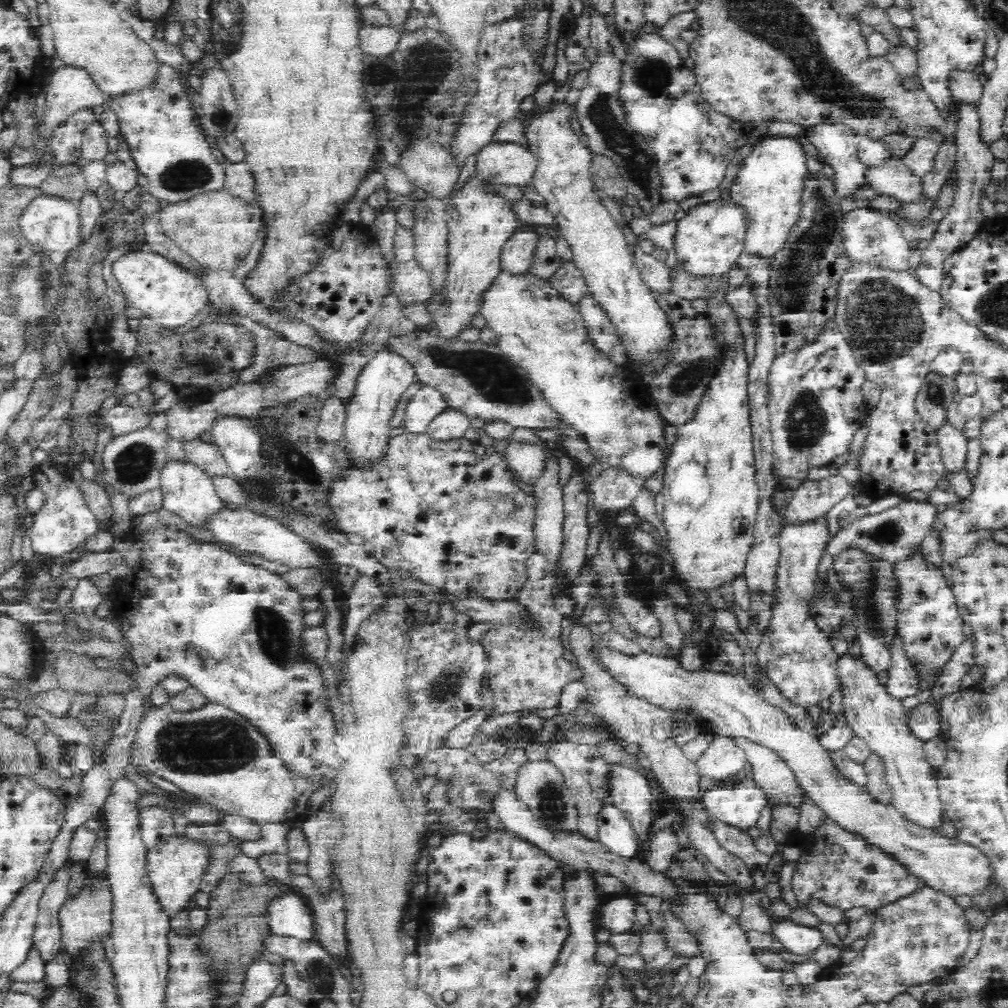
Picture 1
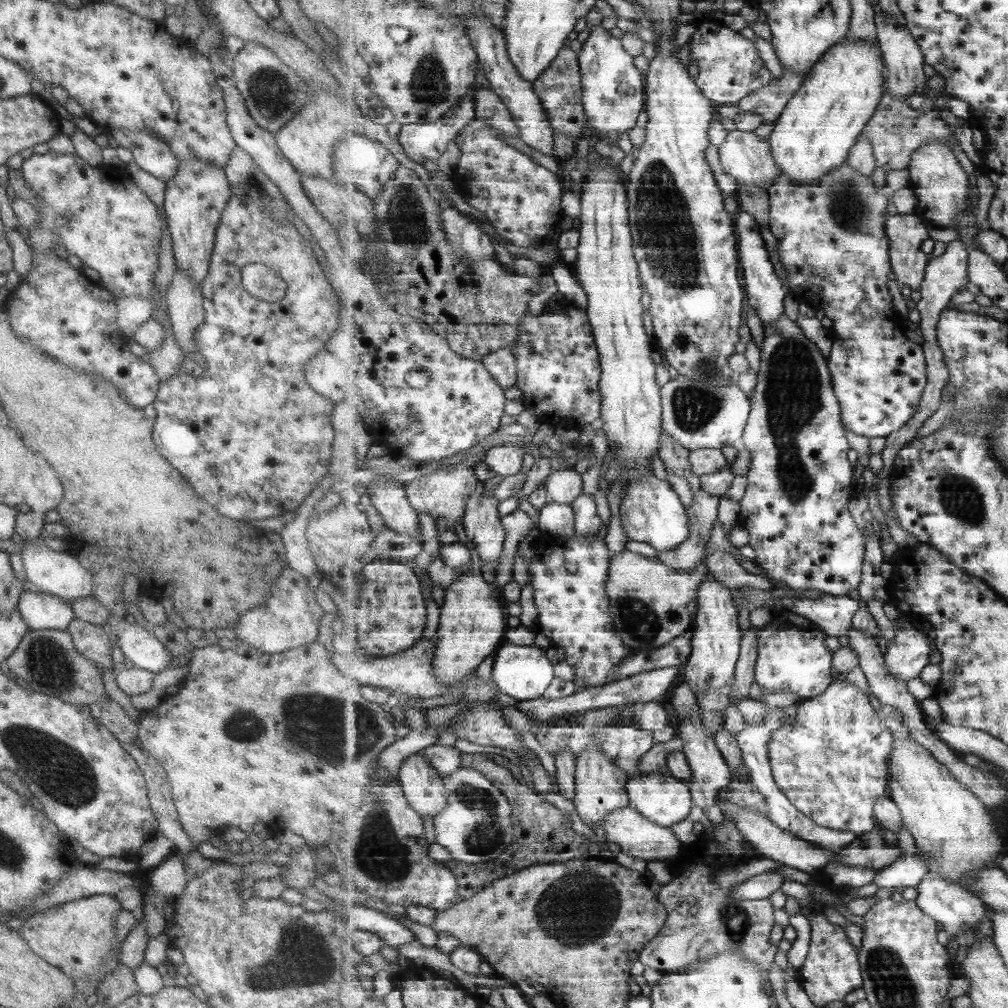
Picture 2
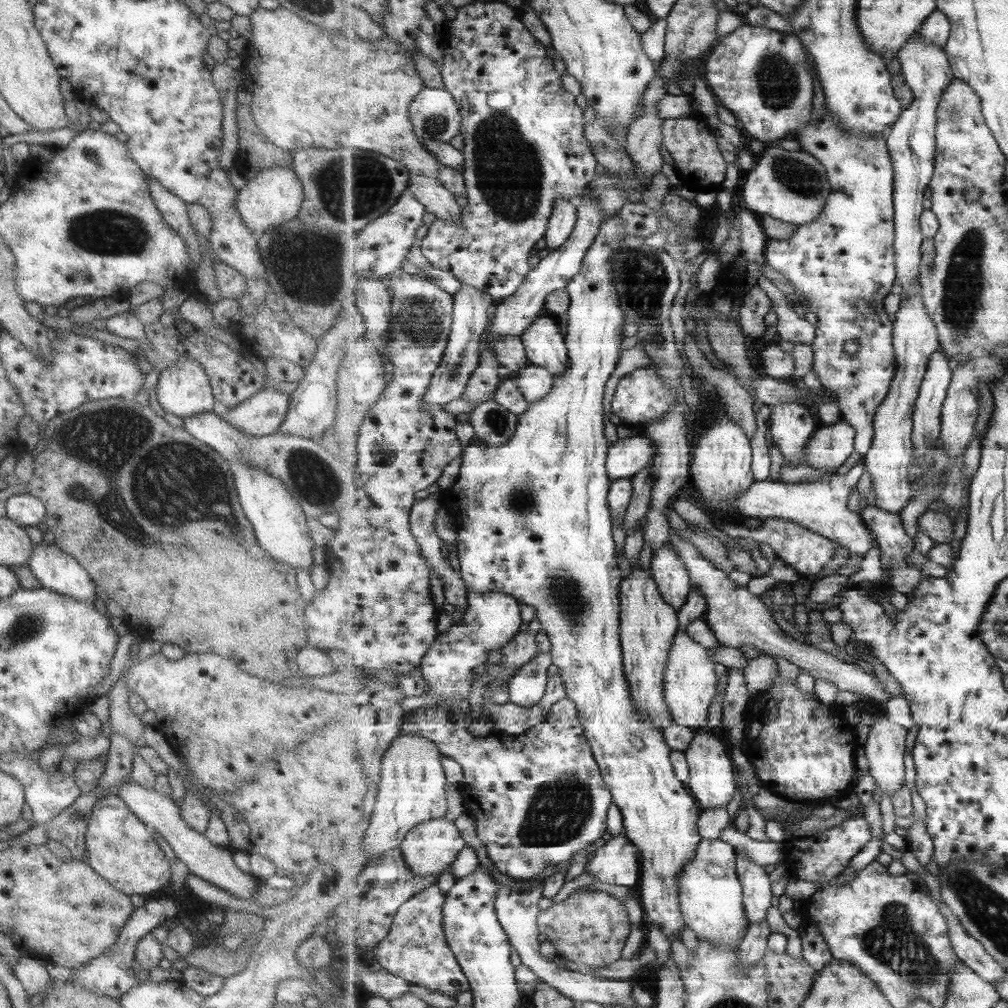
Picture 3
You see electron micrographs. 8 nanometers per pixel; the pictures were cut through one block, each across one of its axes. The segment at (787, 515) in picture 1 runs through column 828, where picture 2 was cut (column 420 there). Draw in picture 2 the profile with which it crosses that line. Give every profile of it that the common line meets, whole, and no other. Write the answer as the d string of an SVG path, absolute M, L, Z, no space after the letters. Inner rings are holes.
M457 467L453 470L441 470L435 474L421 476L405 484L408 499L413 508L418 511L429 513L435 520L445 518L449 528L456 526L455 522L466 513L467 503L471 495L480 488L481 481L477 477L474 468Z

